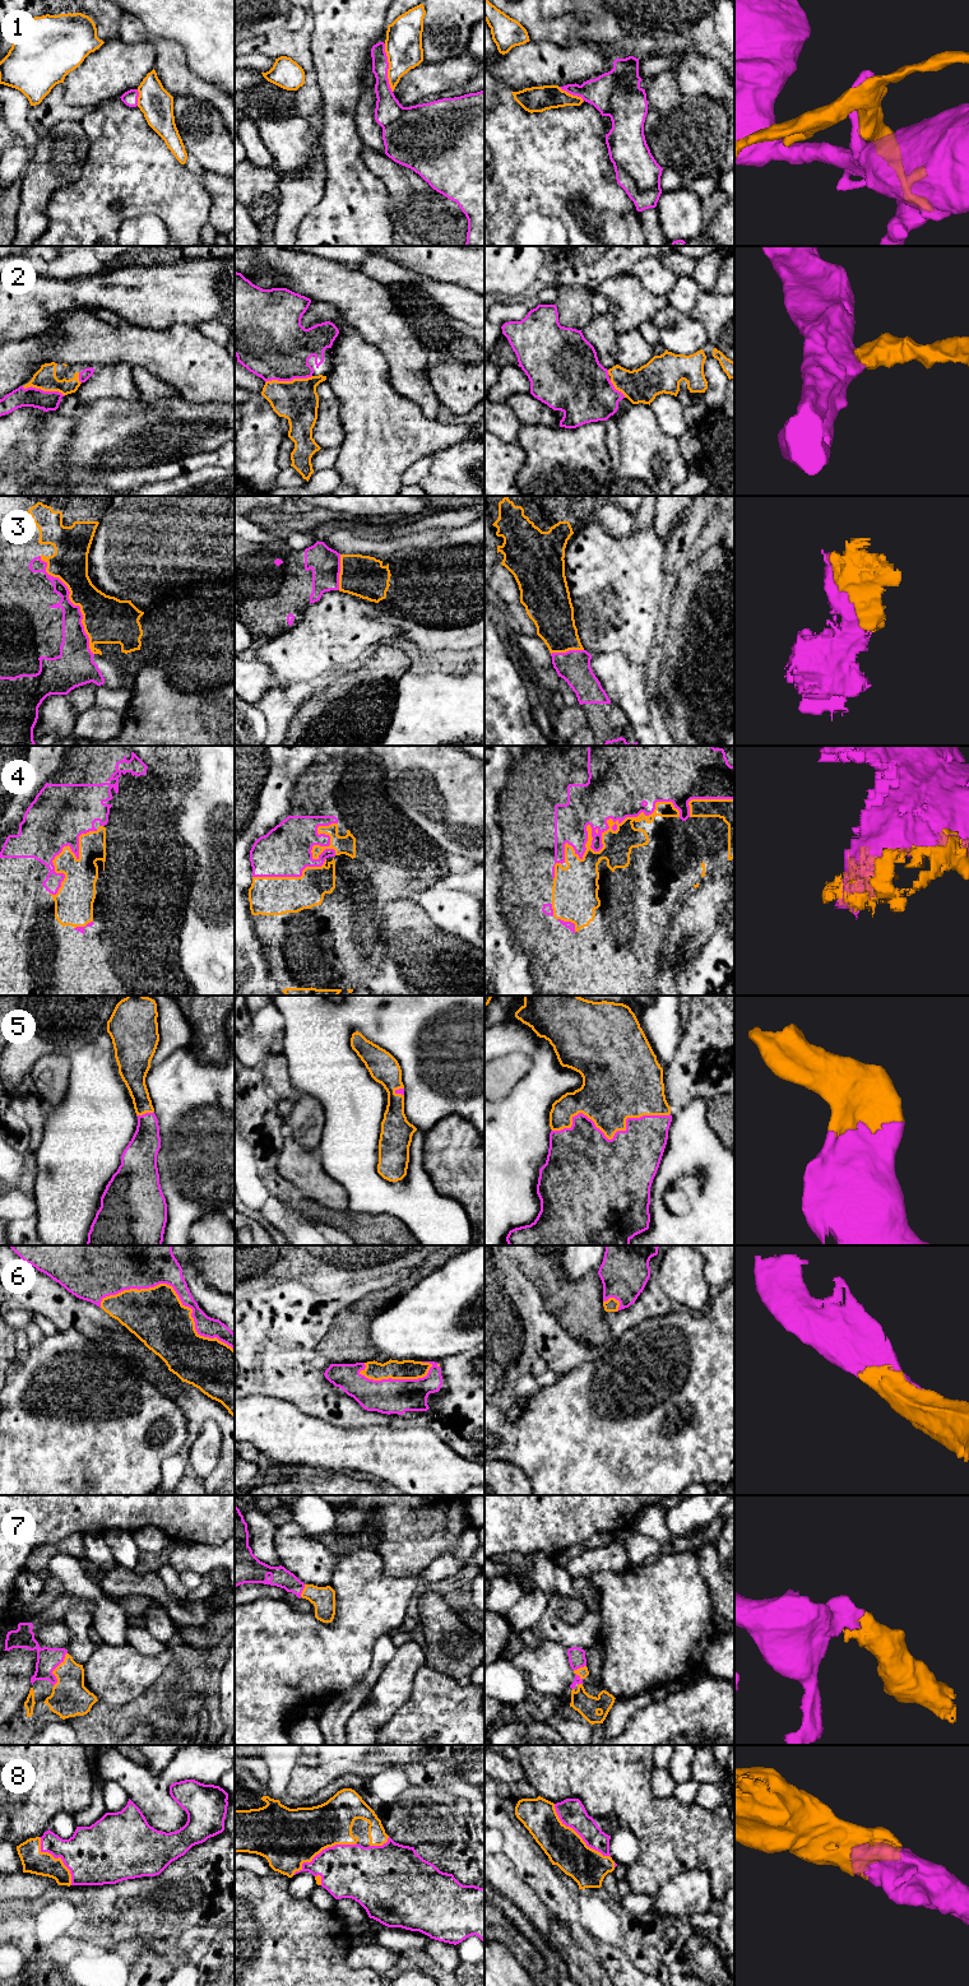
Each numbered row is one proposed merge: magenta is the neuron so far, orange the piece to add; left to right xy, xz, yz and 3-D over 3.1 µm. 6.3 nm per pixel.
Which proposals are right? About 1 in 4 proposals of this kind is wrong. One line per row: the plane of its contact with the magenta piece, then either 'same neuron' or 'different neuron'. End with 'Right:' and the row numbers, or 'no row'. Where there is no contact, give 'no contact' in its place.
1: contact in xz; different neuron
2: contact in xz; same neuron
3: contact in xy; same neuron
4: contact in yz; same neuron
5: contact in yz; same neuron
6: contact in xy; same neuron
7: contact in xy; same neuron
8: contact in xz; same neuron
Right: 2, 3, 4, 5, 6, 7, 8

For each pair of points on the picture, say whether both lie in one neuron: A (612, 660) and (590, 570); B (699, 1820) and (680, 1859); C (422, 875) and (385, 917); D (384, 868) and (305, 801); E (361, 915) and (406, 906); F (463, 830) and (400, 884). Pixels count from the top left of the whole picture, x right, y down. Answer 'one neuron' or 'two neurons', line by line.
A: two neurons
B: one neuron
C: one neuron
D: one neuron
E: two neurons
F: two neurons

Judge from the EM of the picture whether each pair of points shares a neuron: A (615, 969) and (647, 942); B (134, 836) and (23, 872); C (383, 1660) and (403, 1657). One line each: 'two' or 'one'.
A: one
B: one
C: two

